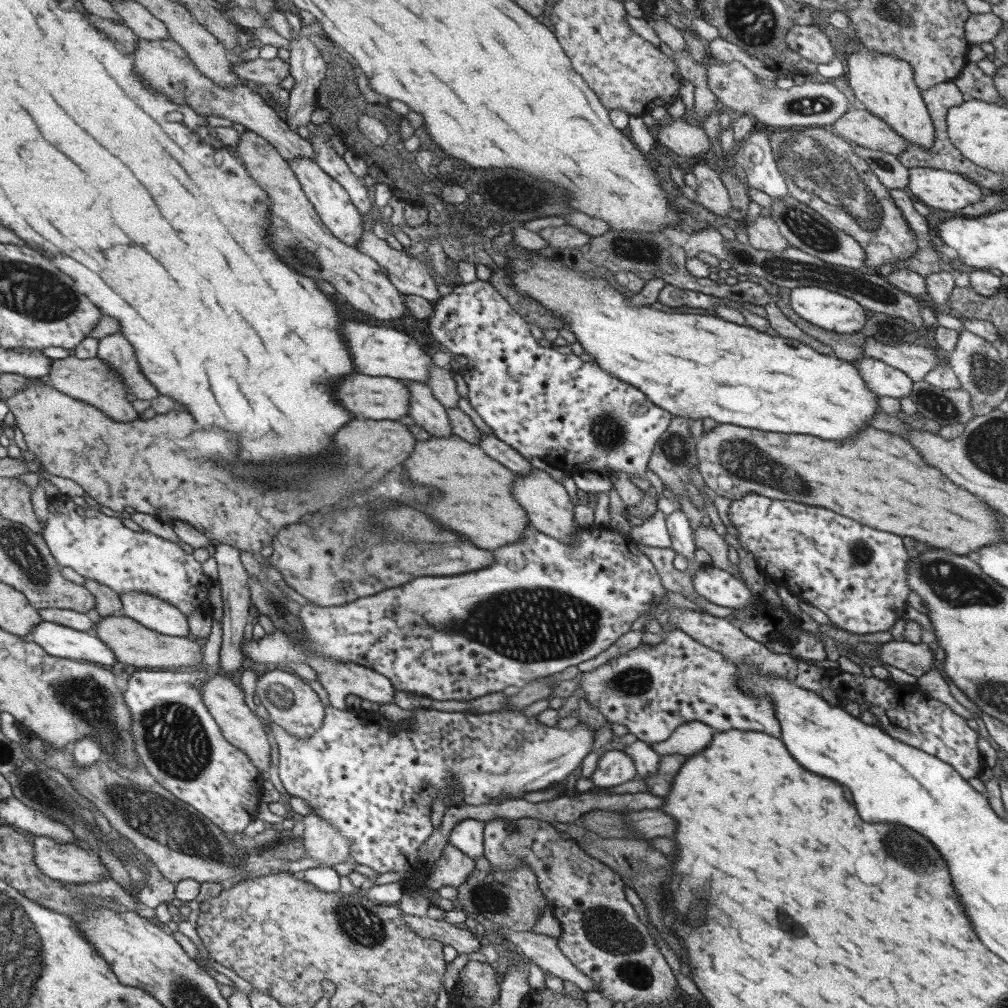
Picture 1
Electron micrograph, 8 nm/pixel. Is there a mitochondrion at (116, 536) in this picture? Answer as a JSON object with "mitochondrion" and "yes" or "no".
{"mitochondrion":"no"}

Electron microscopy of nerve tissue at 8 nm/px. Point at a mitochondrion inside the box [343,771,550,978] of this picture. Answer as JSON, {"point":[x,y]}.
{"point":[493,900]}

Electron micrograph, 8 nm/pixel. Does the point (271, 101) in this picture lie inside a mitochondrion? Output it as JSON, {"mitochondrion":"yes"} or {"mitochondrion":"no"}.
{"mitochondrion":"no"}

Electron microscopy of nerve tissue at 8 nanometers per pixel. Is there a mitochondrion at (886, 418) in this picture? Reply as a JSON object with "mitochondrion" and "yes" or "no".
{"mitochondrion":"no"}

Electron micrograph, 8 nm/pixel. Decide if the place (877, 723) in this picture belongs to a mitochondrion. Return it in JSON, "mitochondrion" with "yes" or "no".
{"mitochondrion":"no"}

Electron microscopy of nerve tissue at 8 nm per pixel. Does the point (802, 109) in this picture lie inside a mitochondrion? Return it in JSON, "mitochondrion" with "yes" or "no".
{"mitochondrion":"yes"}

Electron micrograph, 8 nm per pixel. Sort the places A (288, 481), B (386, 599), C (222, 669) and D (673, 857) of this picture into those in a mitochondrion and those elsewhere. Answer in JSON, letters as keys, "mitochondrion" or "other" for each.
{"A":"mitochondrion","B":"other","C":"other","D":"other"}

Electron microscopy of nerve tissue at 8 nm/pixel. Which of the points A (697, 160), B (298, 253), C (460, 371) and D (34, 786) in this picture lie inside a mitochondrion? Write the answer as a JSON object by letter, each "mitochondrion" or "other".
{"A":"other","B":"mitochondrion","C":"other","D":"mitochondrion"}

